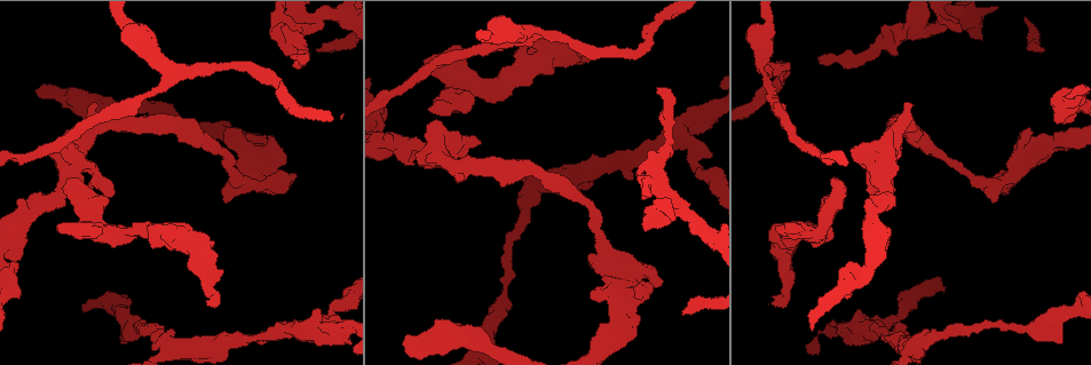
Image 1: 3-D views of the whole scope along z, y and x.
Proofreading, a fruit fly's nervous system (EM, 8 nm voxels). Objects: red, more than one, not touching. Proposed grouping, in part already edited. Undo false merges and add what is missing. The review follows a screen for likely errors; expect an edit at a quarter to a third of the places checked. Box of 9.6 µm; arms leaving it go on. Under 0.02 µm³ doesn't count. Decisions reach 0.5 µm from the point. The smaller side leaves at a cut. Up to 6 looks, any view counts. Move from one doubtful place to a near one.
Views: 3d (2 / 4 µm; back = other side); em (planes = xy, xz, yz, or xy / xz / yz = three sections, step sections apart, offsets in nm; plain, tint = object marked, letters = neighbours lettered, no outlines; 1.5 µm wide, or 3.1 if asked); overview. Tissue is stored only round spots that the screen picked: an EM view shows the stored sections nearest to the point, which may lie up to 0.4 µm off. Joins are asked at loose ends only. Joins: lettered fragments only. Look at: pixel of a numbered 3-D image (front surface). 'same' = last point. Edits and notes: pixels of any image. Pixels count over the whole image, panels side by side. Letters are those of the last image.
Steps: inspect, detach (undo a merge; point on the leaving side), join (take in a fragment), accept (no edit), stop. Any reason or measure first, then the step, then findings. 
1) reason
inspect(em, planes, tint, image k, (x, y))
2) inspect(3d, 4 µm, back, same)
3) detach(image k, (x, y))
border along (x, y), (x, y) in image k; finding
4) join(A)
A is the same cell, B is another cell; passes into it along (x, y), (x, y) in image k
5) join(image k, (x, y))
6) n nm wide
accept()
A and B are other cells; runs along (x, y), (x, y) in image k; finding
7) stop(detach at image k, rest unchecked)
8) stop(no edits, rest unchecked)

arms part here
inspect(3d, 4 µm, image 1, (269, 335))

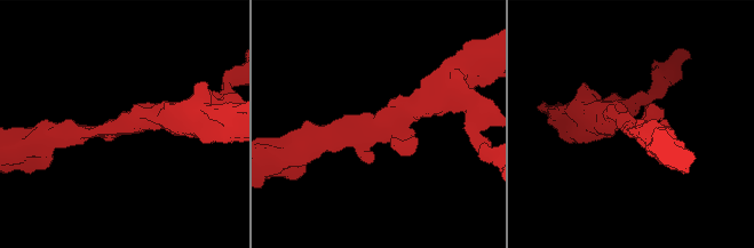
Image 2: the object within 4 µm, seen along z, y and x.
need the tissue
inspect(em, xy, step 8, tint, image 2, (381, 122))

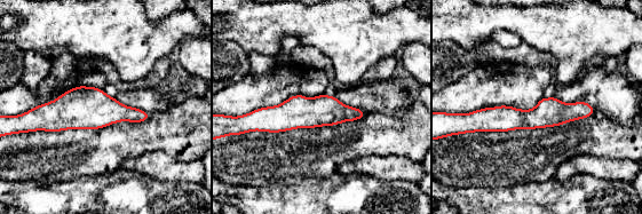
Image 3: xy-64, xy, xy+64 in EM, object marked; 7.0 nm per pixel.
inspect(em, planes, letters, same)

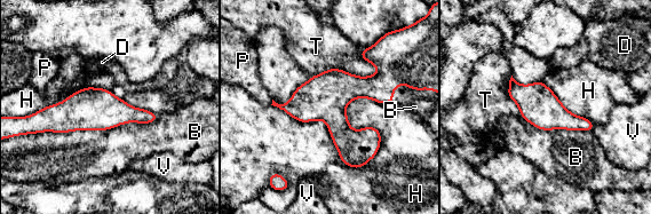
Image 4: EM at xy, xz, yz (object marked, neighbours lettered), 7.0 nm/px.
B touches over 1050 nm
accept()
B, D, H, P, T and V are other cells; runs along (153, 117), (69, 115), (22, 120) in image 4; one cell here

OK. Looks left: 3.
free end
inspect(3d, 4 µm, image 1, (209, 303))

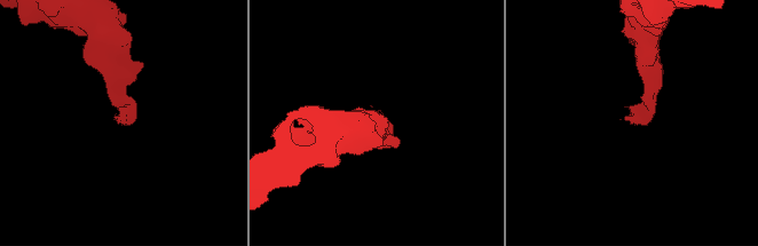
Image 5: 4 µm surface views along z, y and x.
shape alone is not enough
inspect(em, planes, letters, image 5, (114, 119))

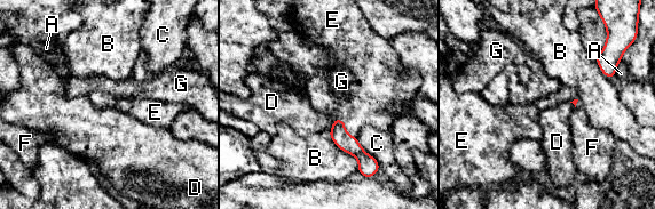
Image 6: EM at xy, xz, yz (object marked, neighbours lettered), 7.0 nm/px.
B touches over 360 nm
join(E)
E is the same cell, A, B, C, D, F and G are other cells; passes into it along (349, 144), (345, 125), (371, 101) in image 6; it goes on there

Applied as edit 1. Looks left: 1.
stop(join at image 6, rest unchecked)

